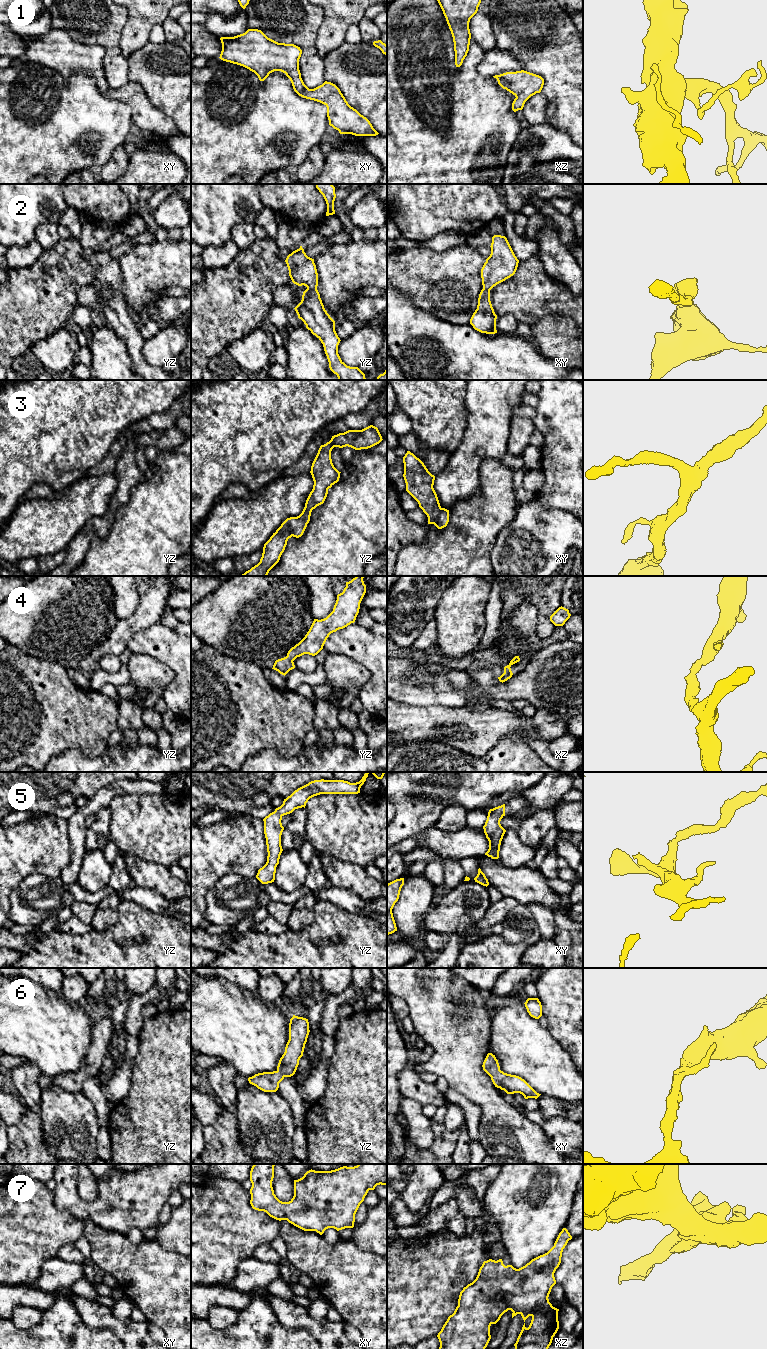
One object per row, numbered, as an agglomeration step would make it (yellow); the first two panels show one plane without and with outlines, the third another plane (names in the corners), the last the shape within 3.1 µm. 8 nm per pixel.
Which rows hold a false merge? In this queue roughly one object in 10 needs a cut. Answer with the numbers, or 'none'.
none

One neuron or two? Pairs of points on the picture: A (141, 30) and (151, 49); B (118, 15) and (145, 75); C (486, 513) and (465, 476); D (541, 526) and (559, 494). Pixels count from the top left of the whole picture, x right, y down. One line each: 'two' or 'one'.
A: two
B: two
C: two
D: two

